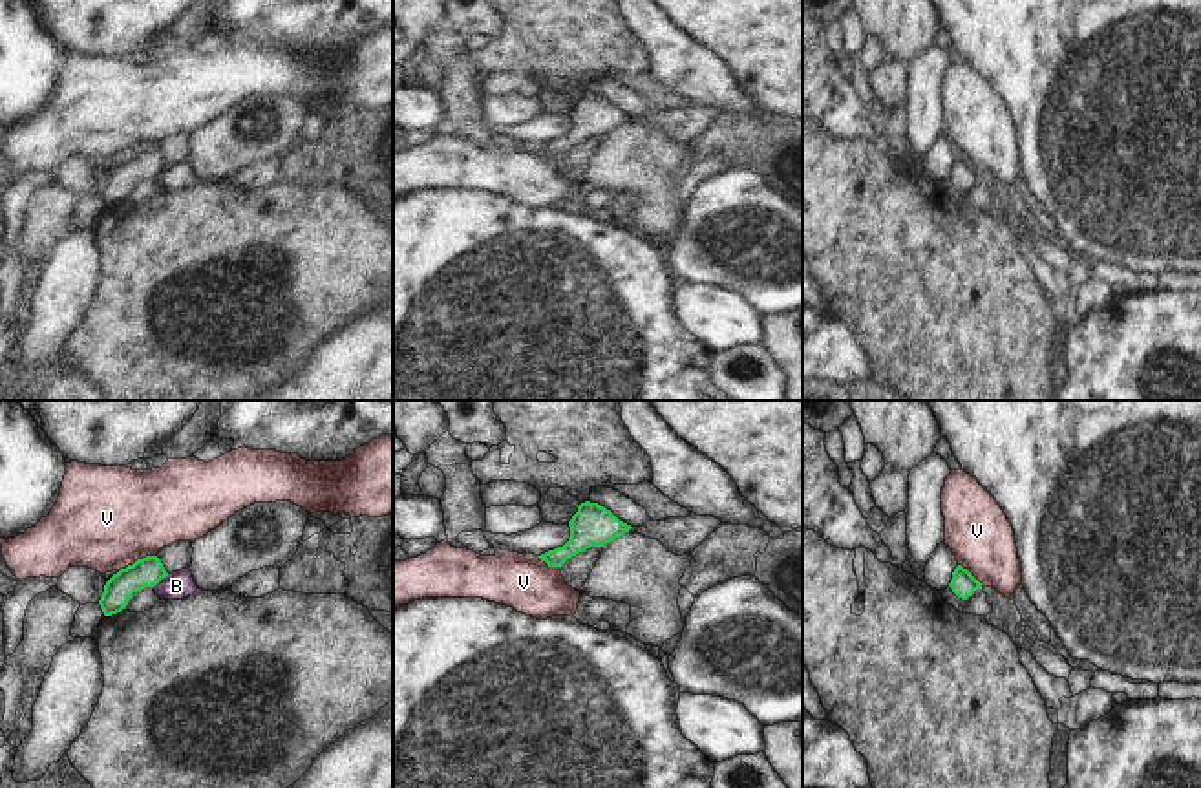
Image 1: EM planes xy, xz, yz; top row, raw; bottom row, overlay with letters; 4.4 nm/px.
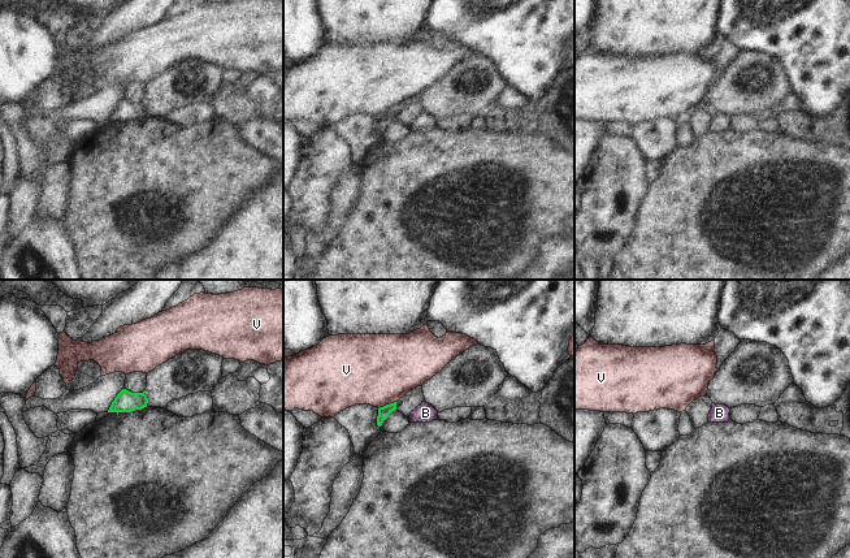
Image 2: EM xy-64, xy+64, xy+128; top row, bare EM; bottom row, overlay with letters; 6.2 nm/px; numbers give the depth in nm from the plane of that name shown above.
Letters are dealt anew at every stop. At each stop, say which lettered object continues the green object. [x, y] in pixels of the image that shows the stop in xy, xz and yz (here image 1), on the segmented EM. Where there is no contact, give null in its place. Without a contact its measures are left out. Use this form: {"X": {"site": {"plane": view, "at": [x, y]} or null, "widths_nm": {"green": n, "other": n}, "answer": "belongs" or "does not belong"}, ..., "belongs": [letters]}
{"B": {"site": {"plane": "xy", "at": [161, 578]}, "widths_nm": {"green": 130, "other": 120}, "answer": "does not belong"}, "V": {"site": {"plane": "xy", "at": [138, 560]}, "widths_nm": {"green": 130, "other": 460}, "answer": "does not belong"}, "belongs": []}

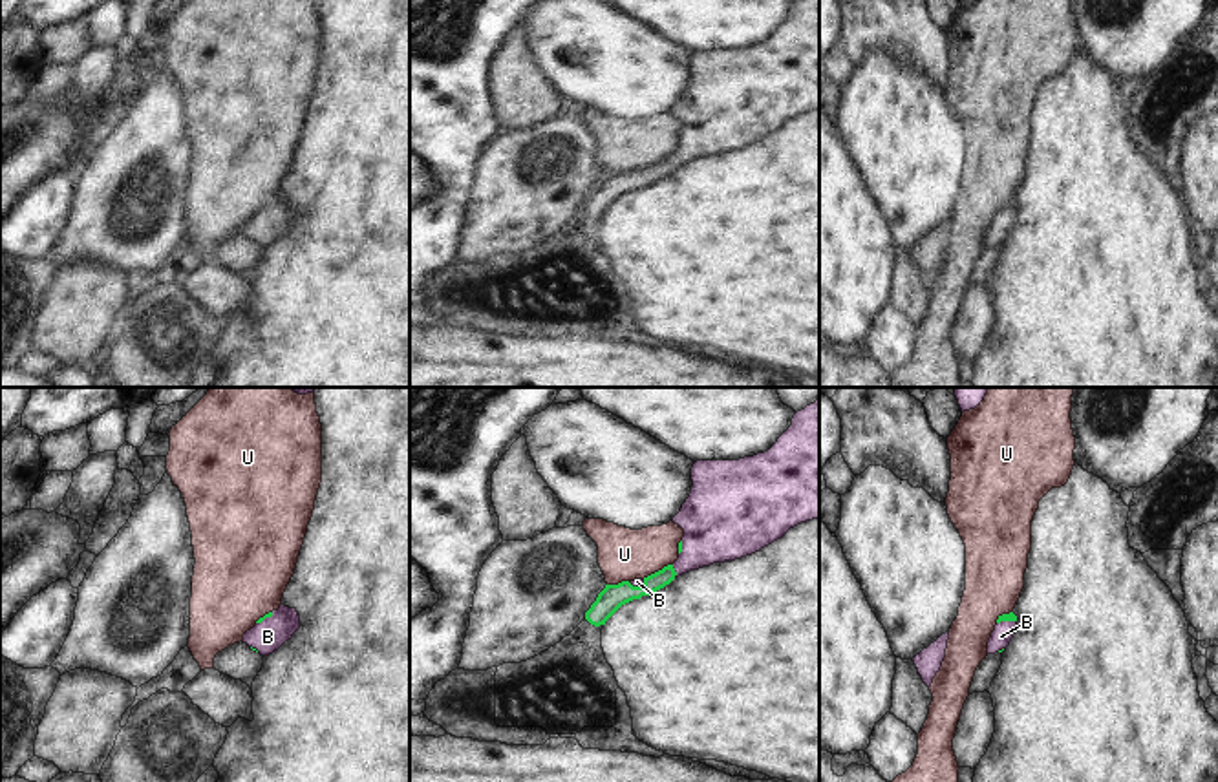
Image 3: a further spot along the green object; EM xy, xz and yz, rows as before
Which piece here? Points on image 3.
{"B": {"site": {"plane": "xz", "at": [673, 570]}, "widths_nm": {"green": 90, "other": 280}, "answer": "belongs"}, "U": {"site": {"plane": "xz", "at": [659, 570]}, "widths_nm": {"green": 110, "other": 240}, "answer": "does not belong"}, "belongs": ["B"]}

